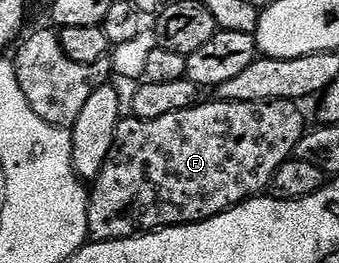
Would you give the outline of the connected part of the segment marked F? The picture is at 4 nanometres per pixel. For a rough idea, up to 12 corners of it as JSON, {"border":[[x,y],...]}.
{"border":[[293,101],[120,120],[87,236],[196,225],[260,196]]}

